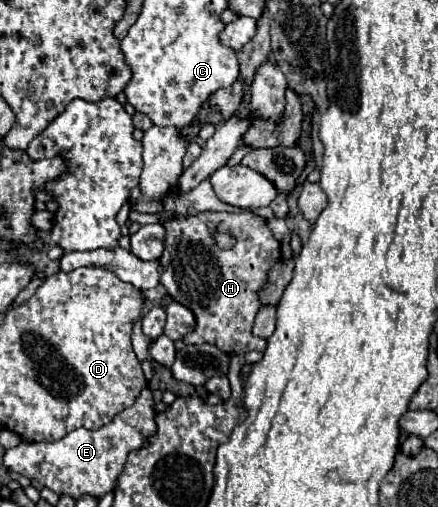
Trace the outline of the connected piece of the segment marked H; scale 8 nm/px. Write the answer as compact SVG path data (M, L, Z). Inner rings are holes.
M205 212L205 214L189 214L189 216L171 216L161 222L165 228L165 250L159 258L159 282L171 294L171 298L195 314L195 330L189 332L183 342L185 344L213 344L227 354L245 354L249 350L265 350L267 342L263 338L255 338L251 334L253 320L261 308L257 300L257 290L267 282L267 270L281 258L279 242L265 224L265 218L253 212ZM215 234L231 234L235 238L235 246L223 250L215 244Z

